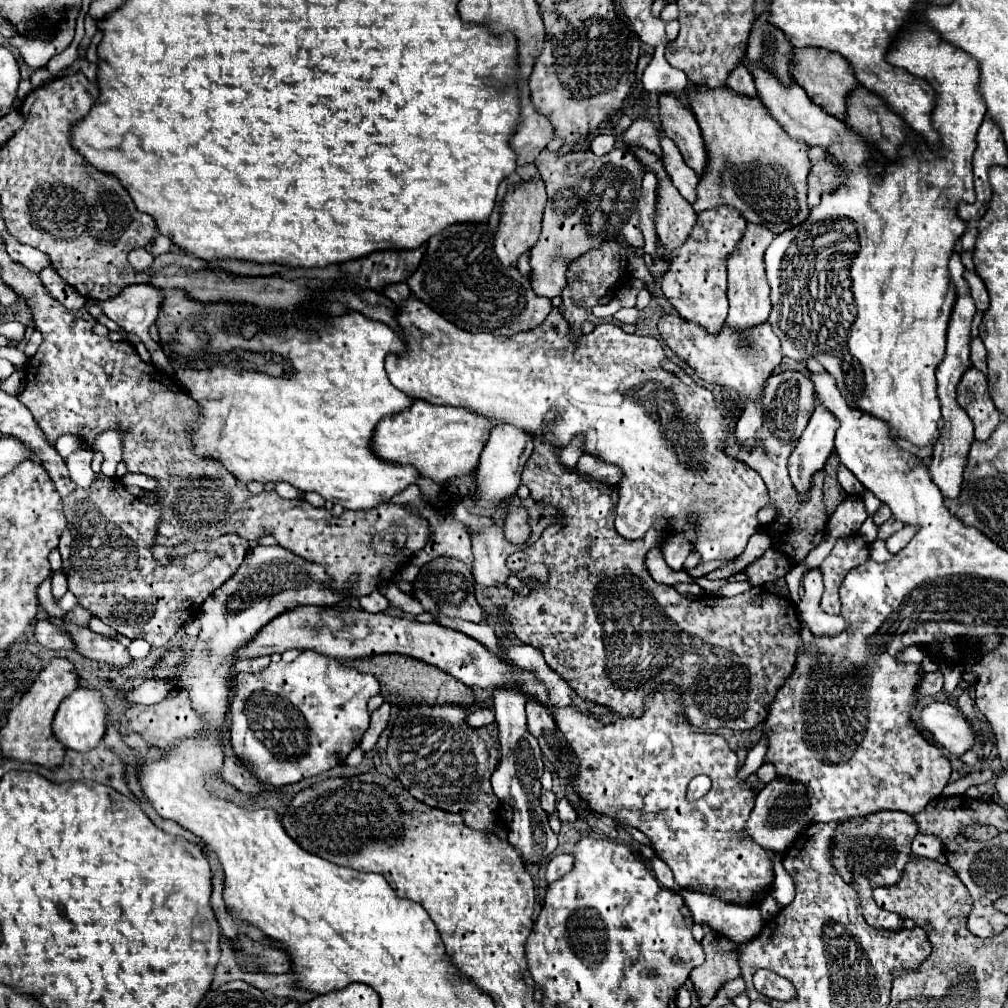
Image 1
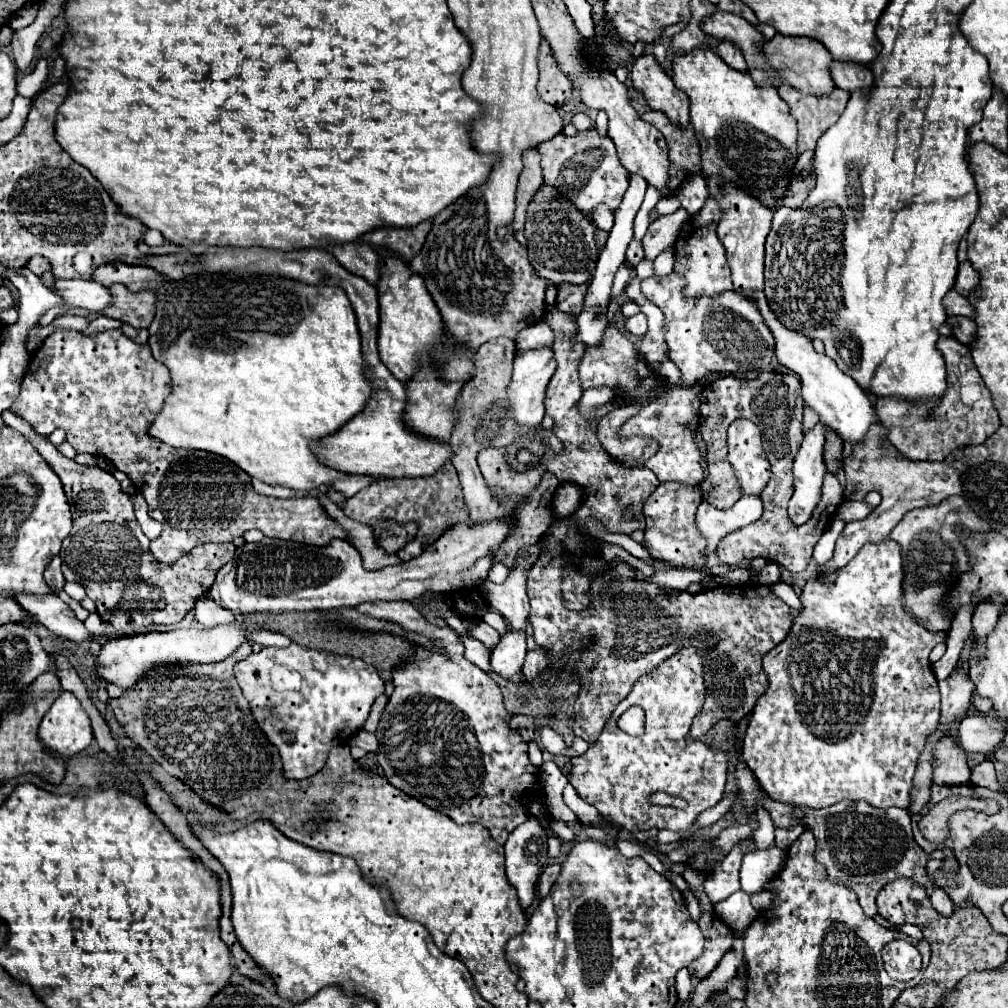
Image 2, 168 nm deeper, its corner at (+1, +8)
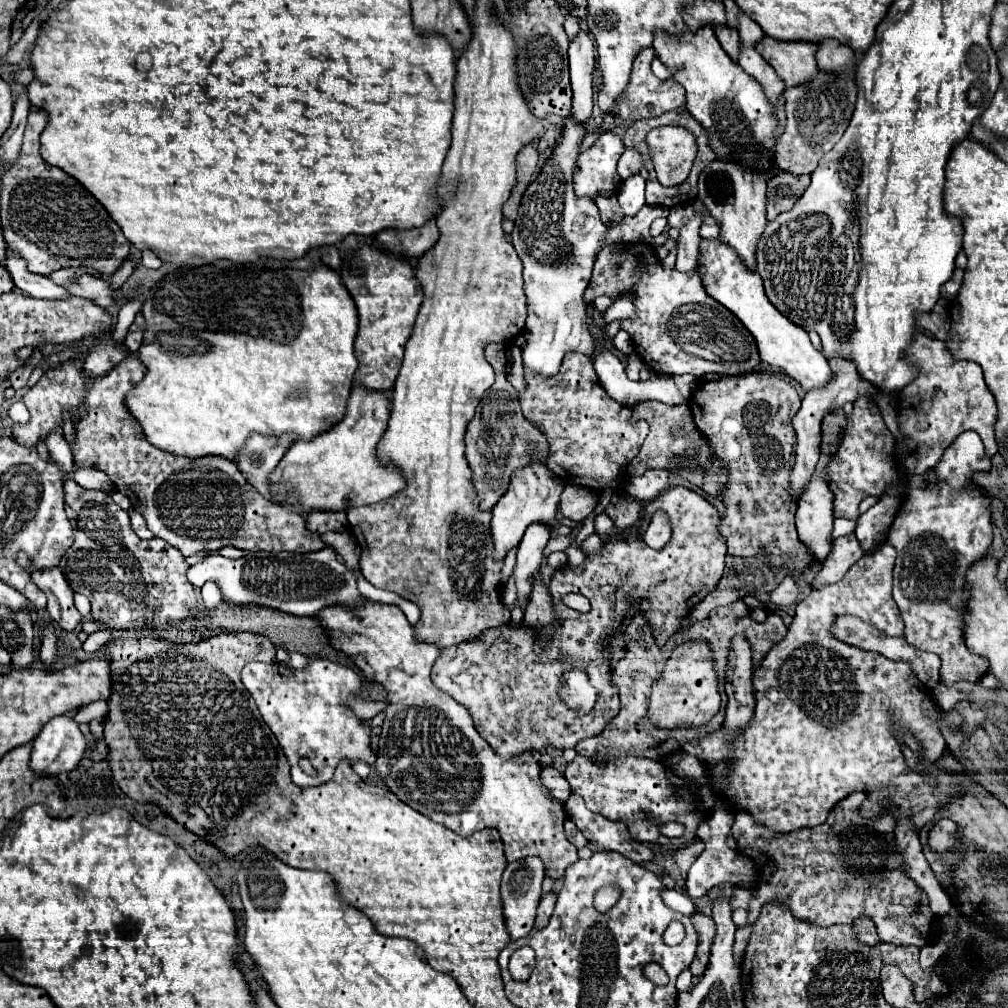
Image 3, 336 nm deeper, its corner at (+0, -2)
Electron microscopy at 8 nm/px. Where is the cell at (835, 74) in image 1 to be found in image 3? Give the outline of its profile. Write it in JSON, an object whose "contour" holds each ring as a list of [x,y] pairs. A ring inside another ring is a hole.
{"contour":[[[763,37],[757,43],[761,57],[775,69],[785,87],[797,87],[817,77],[817,45],[815,43],[781,43],[779,39]]]}

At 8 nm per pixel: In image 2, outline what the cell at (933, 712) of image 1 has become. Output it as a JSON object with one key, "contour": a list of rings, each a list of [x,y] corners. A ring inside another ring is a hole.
{"contour":[[[978,715],[978,717],[964,717],[960,721],[956,739],[966,753],[978,751],[994,755],[996,749],[1004,747],[1004,733],[1006,727],[1004,723],[998,721],[998,717]]]}

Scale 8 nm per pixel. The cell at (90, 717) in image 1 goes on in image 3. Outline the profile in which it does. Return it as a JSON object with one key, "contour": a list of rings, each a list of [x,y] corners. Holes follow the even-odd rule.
{"contour":[[[57,715],[33,741],[31,767],[41,775],[57,775],[73,771],[83,753],[87,751],[87,739],[71,715]]]}

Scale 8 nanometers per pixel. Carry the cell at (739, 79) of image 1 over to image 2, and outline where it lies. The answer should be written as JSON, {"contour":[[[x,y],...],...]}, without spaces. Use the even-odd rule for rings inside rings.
{"contour":[[[720,41],[720,45],[716,47],[718,55],[734,69],[738,71],[746,71],[748,65],[744,65],[744,55],[740,53],[740,49],[736,49],[736,45],[728,45],[728,41]]]}

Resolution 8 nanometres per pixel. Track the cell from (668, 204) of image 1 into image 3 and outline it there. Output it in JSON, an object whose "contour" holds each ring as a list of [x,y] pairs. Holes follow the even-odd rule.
{"contour":[[[625,149],[625,153],[621,155],[621,159],[617,163],[617,173],[619,173],[621,181],[625,181],[631,175],[637,175],[643,167],[645,167],[645,163],[643,163],[643,155],[639,153],[639,149]]]}

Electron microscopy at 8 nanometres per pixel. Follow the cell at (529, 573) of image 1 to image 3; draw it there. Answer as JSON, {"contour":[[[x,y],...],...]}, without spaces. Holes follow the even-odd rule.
{"contour":[[[489,343],[485,349],[485,359],[495,369],[495,383],[483,395],[465,435],[465,443],[467,443],[465,457],[473,471],[473,485],[481,497],[479,511],[491,511],[497,505],[497,501],[503,497],[503,493],[509,487],[509,479],[513,471],[529,465],[533,460],[546,463],[549,457],[549,443],[545,435],[541,435],[541,431],[535,429],[523,417],[517,391],[507,381],[507,349],[503,345]],[[530,444],[533,444],[533,447],[529,448]],[[532,451],[536,452],[536,455],[530,454]]]}

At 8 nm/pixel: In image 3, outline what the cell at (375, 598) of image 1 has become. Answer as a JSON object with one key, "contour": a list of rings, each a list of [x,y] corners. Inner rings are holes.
{"contour":[[[377,603],[377,607],[361,607],[361,611],[341,611],[341,607],[329,607],[329,611],[321,611],[319,619],[323,627],[329,629],[333,645],[351,655],[365,677],[381,683],[387,689],[389,705],[385,709],[385,739],[379,741],[375,767],[389,791],[393,791],[415,811],[427,815],[435,823],[445,825],[461,837],[469,837],[473,831],[493,827],[501,835],[509,863],[527,855],[539,855],[545,861],[545,871],[551,879],[563,877],[565,869],[579,859],[577,849],[565,839],[563,823],[567,815],[563,803],[547,797],[549,791],[541,785],[539,779],[541,767],[533,759],[531,751],[503,759],[477,733],[469,711],[455,699],[449,699],[445,691],[435,687],[431,681],[431,667],[441,655],[441,649],[435,643],[417,641],[413,635],[413,625],[395,605]]]}

